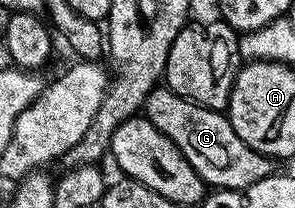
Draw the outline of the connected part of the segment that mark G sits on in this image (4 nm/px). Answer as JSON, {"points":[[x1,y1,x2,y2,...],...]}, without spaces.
{"points":[[156,86,149,95,145,105,145,116,153,122,161,134,165,134,181,150,183,157,197,170,204,185,215,190,245,190,253,182,261,182,272,175,272,157,263,156,253,150,233,130,230,120,222,111,203,108,186,100,166,86]]}

